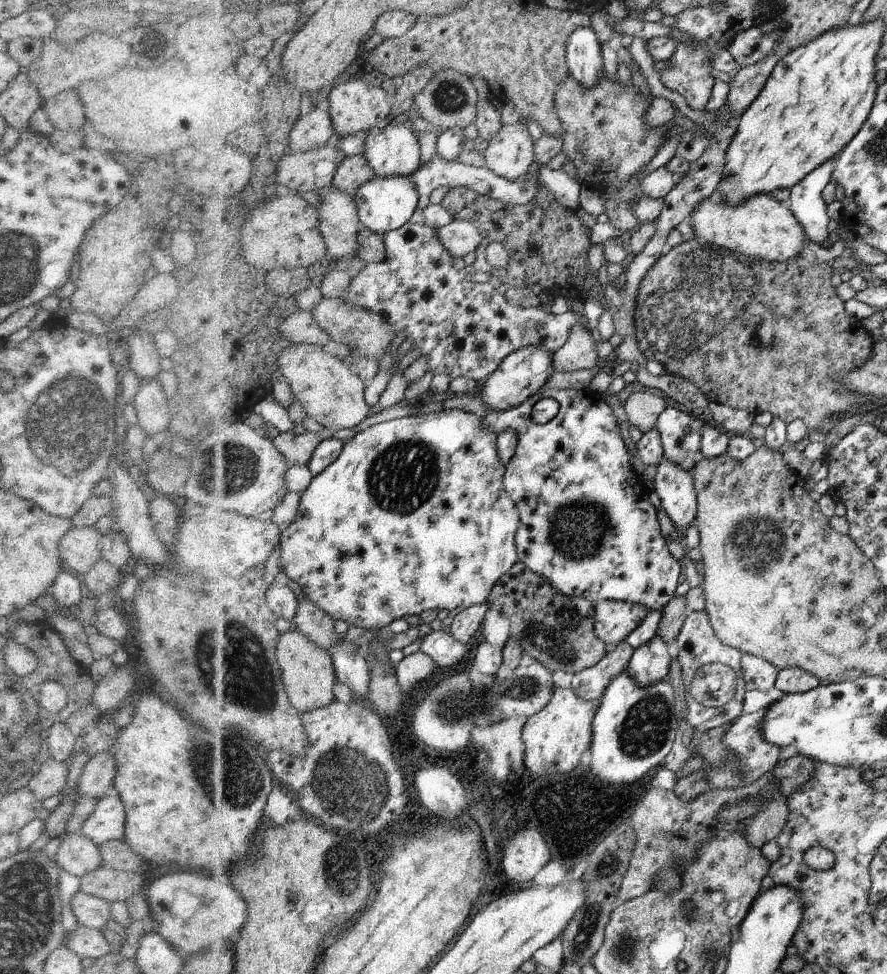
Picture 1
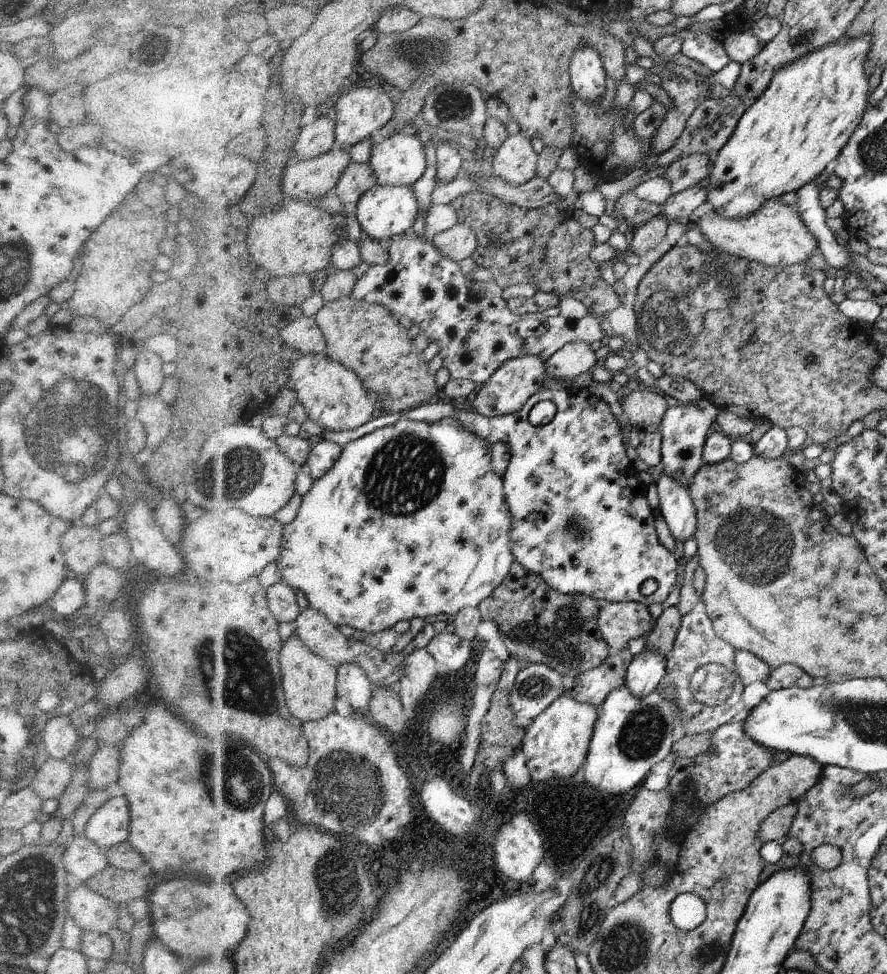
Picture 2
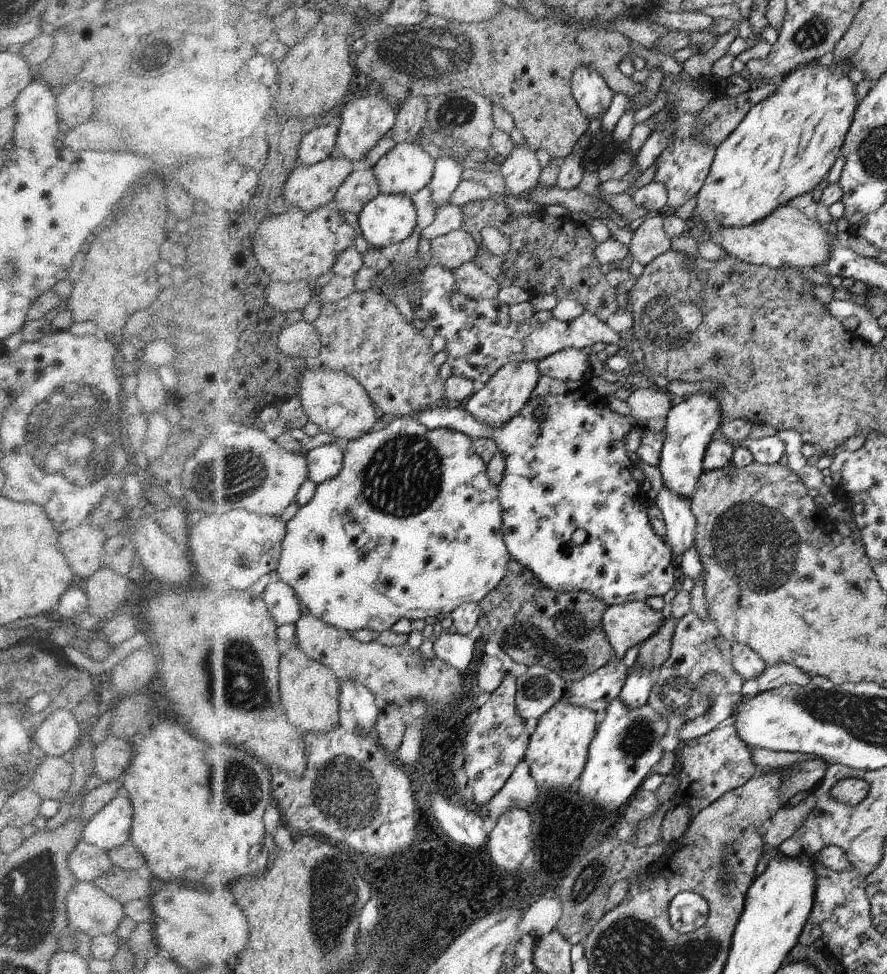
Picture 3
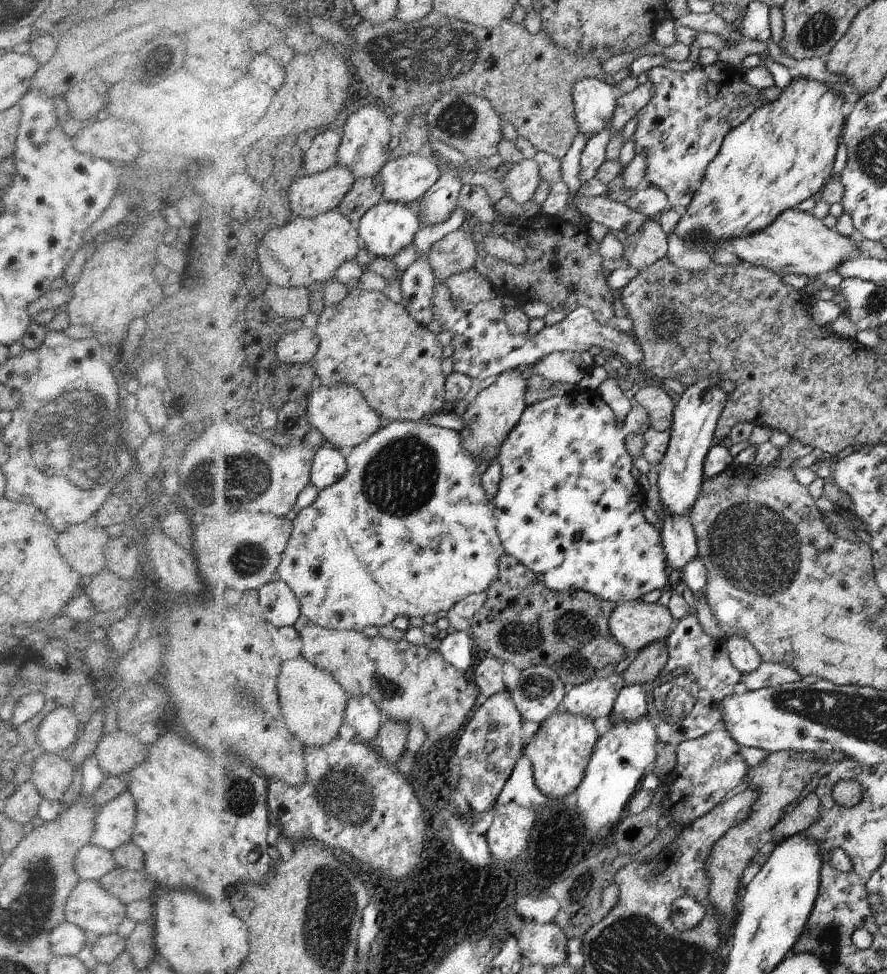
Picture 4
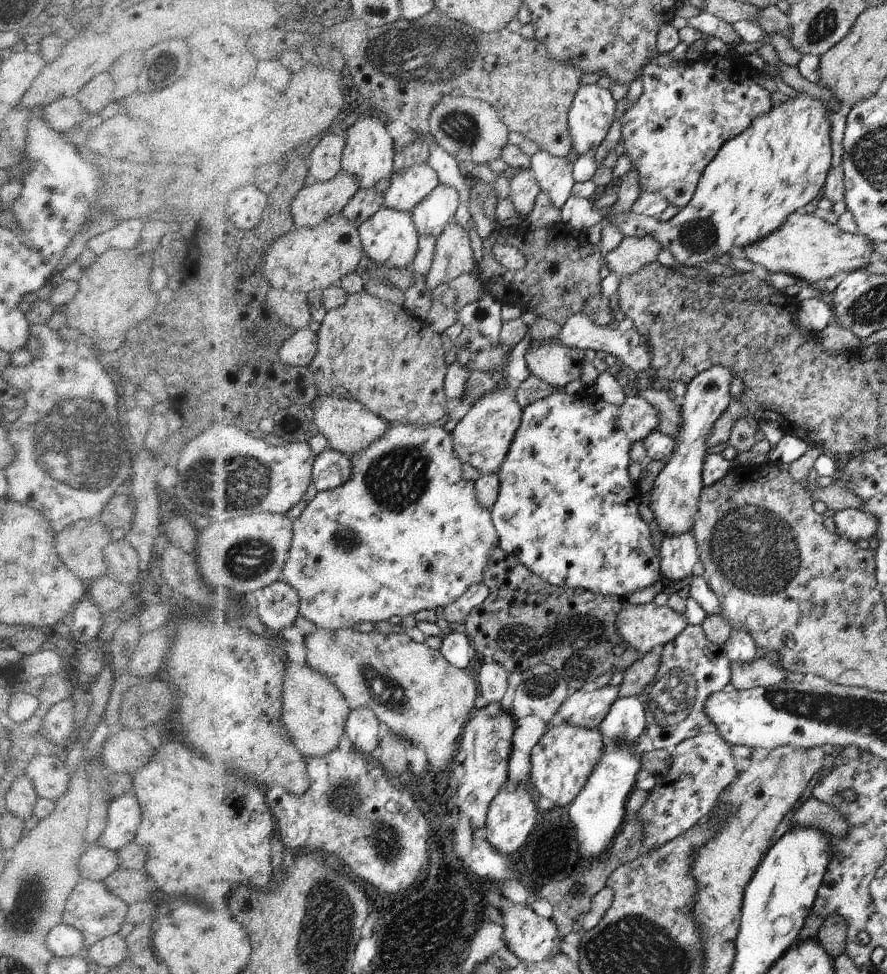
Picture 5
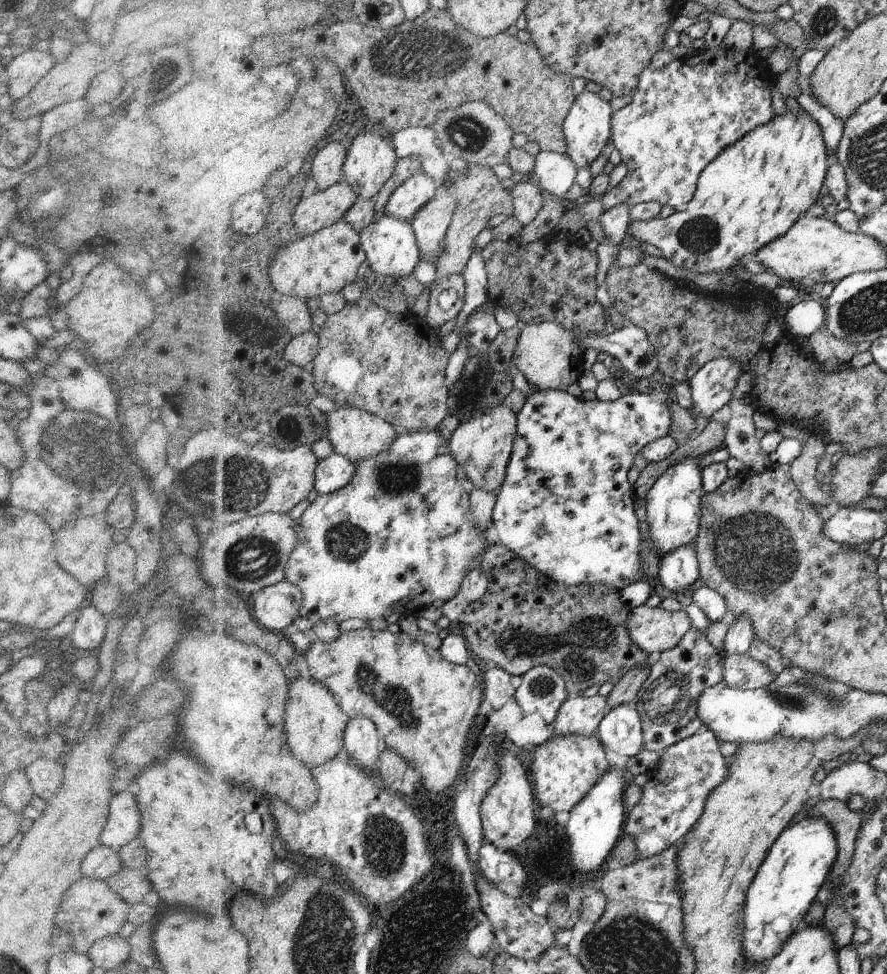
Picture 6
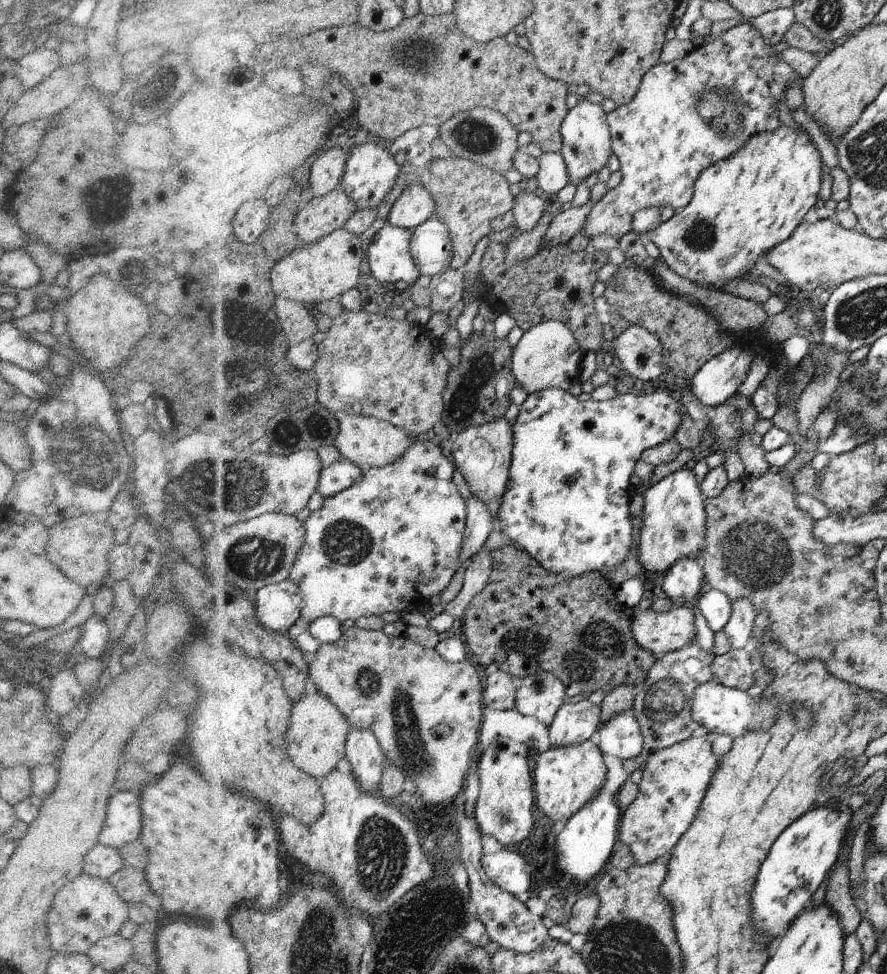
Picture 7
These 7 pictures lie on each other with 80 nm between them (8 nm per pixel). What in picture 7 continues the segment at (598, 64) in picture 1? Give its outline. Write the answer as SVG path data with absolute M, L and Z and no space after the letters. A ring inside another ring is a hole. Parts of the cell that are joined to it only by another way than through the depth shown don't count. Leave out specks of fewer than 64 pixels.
M580 102L568 111L561 124L560 154L564 159L570 184L577 186L592 173L605 168L608 158L613 150L610 150L609 124L606 124L606 112L598 104Z

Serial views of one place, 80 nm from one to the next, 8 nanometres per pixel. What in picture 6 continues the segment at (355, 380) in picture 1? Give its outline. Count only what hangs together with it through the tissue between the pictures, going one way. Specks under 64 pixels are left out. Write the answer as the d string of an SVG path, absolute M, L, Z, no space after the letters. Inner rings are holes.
M354 407L338 408L337 411L327 415L330 427L328 436L336 452L347 456L356 464L389 451L403 433L402 429L385 421L382 417Z

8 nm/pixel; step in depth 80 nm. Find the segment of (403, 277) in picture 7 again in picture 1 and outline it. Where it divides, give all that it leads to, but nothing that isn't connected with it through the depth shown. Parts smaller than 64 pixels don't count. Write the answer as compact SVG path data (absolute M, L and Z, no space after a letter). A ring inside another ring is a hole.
M396 175L392 178L377 176L368 184L363 185L357 194L356 202L358 204L359 217L362 227L377 232L379 235L386 234L401 229L412 220L420 206L420 192L418 185L408 175Z

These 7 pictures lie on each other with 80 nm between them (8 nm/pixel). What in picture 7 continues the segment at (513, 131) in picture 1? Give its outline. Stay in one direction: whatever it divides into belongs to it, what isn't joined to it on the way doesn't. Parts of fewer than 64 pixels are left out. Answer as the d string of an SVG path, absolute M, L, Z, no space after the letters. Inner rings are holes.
M526 190L517 198L517 205L514 206L514 224L520 232L531 231L542 218L549 199L532 190Z

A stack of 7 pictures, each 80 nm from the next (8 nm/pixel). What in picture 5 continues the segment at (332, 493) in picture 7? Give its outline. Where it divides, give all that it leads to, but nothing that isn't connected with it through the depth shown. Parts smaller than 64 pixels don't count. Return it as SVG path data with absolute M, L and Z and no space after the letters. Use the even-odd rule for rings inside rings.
M334 448L325 450L317 458L314 469L314 484L320 492L345 485L354 474L353 457Z

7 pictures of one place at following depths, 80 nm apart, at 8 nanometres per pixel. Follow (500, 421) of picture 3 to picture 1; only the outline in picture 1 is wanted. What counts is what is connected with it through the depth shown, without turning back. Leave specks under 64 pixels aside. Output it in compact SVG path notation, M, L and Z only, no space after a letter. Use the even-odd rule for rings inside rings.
M530 345L509 355L506 362L501 362L502 370L498 370L498 374L490 378L490 382L482 385L480 397L492 411L507 411L528 401L533 394L542 390L553 374L554 353L546 351L545 348Z

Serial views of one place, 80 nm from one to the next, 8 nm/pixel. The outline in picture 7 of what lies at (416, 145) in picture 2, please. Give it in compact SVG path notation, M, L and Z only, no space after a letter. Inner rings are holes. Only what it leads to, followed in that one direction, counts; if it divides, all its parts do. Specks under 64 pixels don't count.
M424 180L411 186L398 199L390 214L389 222L394 226L415 231L436 215L437 198L424 186Z

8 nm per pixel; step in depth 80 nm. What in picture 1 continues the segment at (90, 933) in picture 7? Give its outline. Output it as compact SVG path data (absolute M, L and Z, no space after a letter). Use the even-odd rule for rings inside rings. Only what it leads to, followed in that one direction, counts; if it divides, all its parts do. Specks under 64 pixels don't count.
M78 891L71 900L71 908L80 925L99 931L108 926L110 903L107 900Z

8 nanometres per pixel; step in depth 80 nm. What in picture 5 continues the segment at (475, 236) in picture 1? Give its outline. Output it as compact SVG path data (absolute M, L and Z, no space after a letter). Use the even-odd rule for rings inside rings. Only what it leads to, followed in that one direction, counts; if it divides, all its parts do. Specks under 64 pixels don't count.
M457 222L450 224L448 232L438 237L434 251L436 256L432 272L427 276L431 291L439 291L461 274L470 273L473 269L474 258L468 232Z

